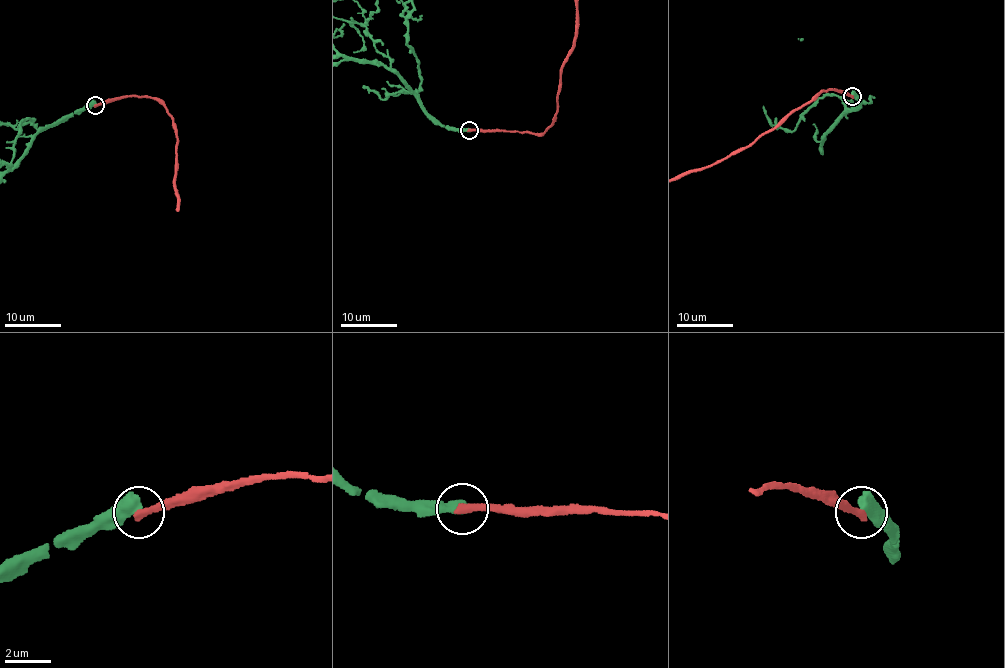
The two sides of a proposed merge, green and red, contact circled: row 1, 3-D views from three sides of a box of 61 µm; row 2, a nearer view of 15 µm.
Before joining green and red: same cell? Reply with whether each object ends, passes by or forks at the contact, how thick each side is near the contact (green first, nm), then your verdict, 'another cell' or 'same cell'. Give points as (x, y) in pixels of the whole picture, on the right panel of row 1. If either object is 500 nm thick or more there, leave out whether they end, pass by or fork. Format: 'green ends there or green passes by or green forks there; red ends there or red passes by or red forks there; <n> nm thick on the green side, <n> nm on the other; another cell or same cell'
600 nm thick on the green side, 360 nm on the other; another cell

